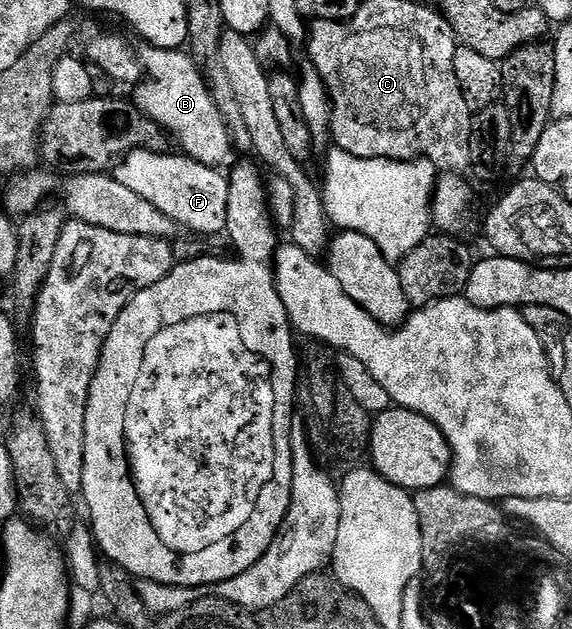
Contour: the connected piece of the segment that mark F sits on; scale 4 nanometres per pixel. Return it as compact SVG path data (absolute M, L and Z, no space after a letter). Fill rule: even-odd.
M139 148L126 154L115 165L114 175L118 182L122 182L122 186L134 190L134 194L156 206L181 229L189 228L189 233L200 238L224 232L227 229L229 177L220 168L211 168L189 156L172 155L171 151L151 152Z

